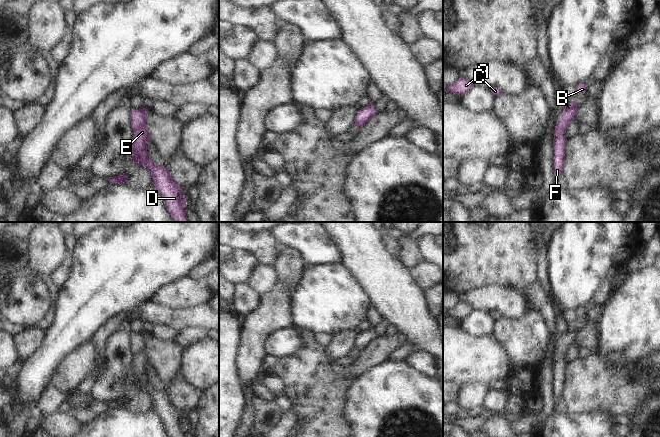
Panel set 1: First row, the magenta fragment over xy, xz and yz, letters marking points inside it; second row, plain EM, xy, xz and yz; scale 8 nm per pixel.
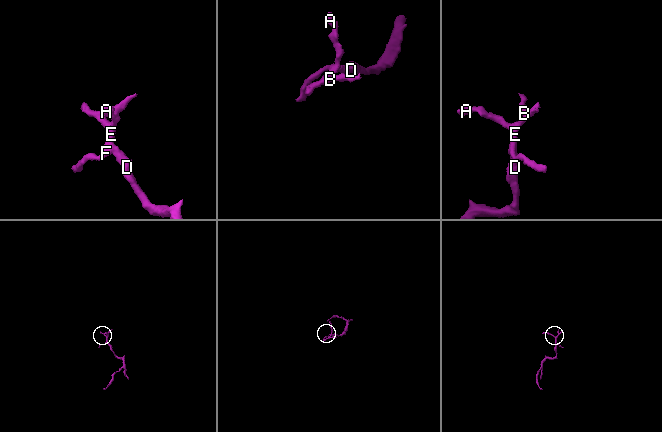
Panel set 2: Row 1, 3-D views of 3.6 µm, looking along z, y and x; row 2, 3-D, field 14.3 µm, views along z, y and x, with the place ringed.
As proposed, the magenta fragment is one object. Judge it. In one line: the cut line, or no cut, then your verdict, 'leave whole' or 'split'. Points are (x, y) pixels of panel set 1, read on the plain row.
no cut | leave whole

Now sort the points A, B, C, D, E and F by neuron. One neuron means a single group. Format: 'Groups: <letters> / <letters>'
Groups: A B C D E F.

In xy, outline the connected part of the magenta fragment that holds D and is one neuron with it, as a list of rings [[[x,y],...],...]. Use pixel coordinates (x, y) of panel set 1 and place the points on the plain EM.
[[[147,331],[132,333],[131,350],[134,355],[131,367],[132,385],[149,393],[153,409],[164,419],[170,437],[185,437],[187,422],[184,415],[175,406],[168,391],[156,389],[147,375],[147,369],[151,364],[147,353],[147,334]]]

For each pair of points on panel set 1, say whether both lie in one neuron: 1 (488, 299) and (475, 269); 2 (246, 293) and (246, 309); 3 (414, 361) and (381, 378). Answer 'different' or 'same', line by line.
1: different
2: same
3: different

